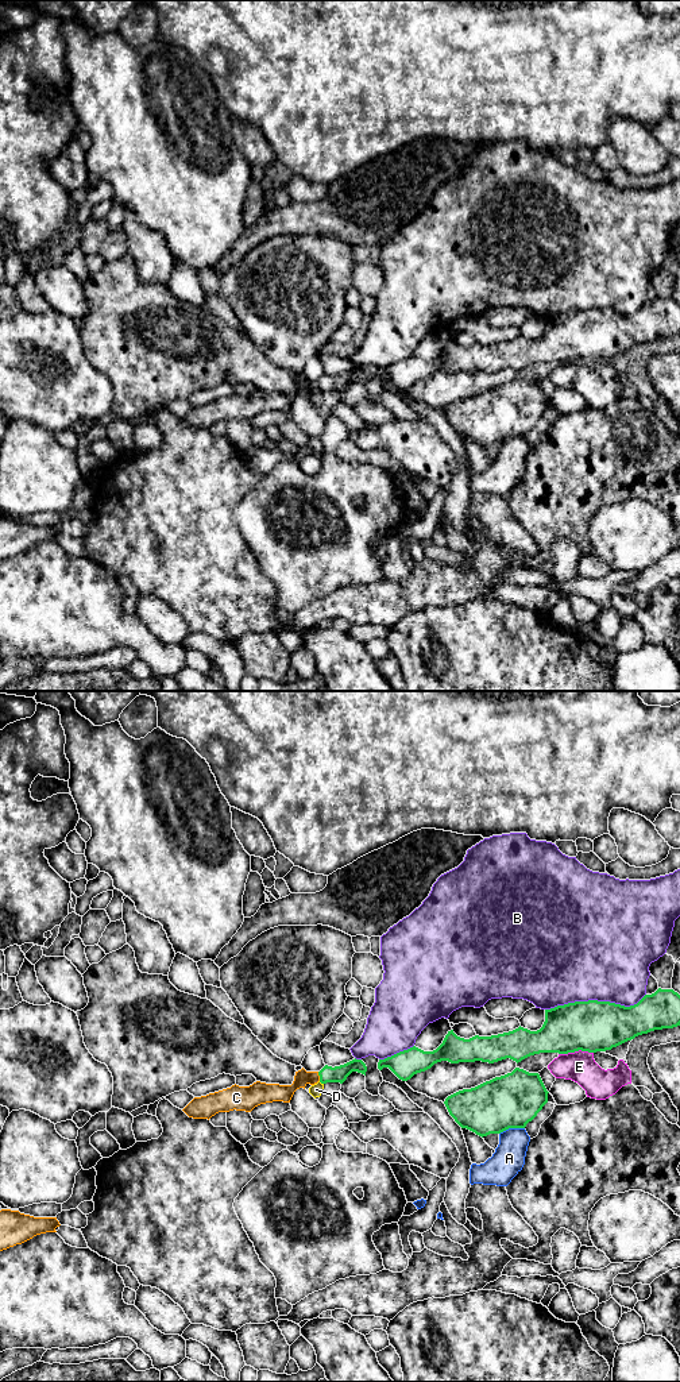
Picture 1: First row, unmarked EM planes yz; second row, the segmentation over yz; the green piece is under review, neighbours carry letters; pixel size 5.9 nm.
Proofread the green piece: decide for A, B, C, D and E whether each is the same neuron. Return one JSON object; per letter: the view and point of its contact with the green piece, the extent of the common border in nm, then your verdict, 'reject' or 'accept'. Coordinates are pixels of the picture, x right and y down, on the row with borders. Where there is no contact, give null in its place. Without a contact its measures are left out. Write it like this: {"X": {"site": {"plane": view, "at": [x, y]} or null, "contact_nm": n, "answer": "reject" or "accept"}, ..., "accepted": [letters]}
{"A": {"site": {"plane": "yz", "at": [512, 1127]}, "contact_nm": 160, "answer": "reject"}, "B": {"site": {"plane": "yz", "at": [595, 1000]}, "contact_nm": 600, "answer": "reject"}, "C": {"site": {"plane": "yz", "at": [319, 1074]}, "contact_nm": 60, "answer": "accept"}, "D": {"site": {"plane": "yz", "at": [321, 1083]}, "contact_nm": 40, "answer": "reject"}, "E": {"site": {"plane": "yz", "at": [575, 1050]}, "contact_nm": 200, "answer": "reject"}, "accepted": ["C"]}

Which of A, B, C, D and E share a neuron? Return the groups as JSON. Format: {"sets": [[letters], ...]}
{"sets": [["A"], ["B"], ["C"], ["D"], ["E"]]}

